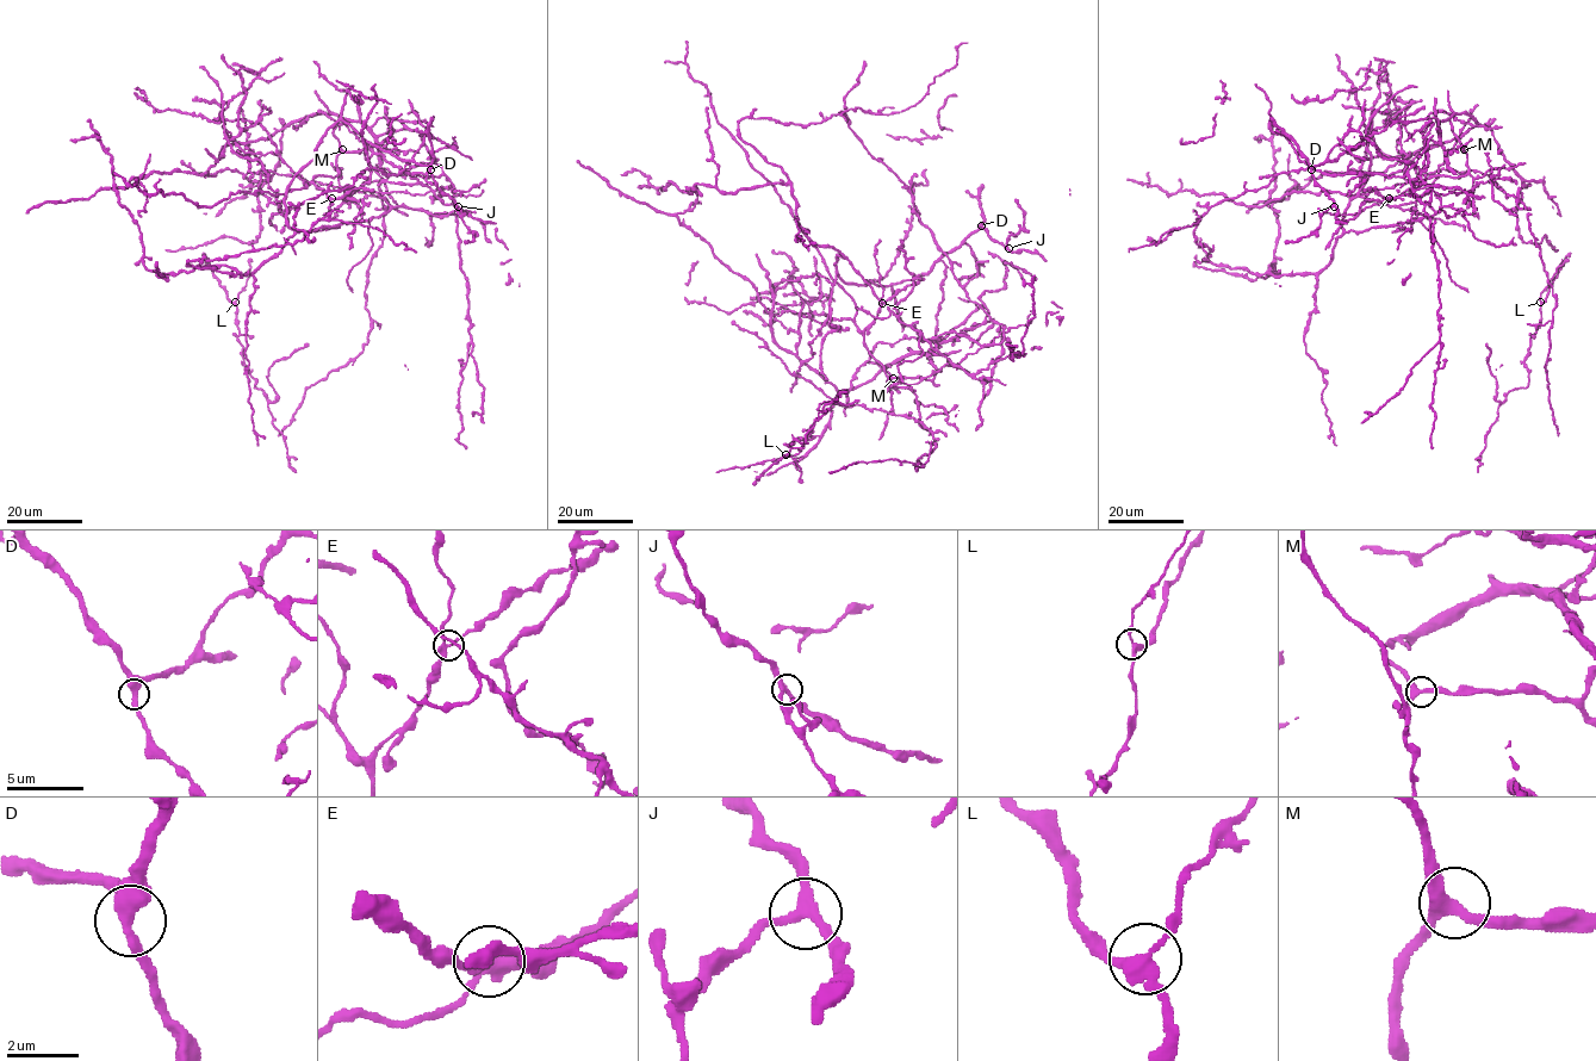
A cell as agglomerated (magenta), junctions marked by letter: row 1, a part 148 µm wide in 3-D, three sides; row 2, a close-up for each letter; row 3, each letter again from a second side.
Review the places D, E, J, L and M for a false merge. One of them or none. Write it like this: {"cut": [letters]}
{"cut": ["L"]}

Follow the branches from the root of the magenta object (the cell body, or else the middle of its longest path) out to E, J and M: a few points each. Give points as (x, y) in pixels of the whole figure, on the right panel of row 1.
E: (1457, 178), (1430, 177), (1389, 198)
J: (1457, 178), (1430, 177), (1361, 197), (1368, 175), (1370, 121), (1355, 148), (1312, 168), (1334, 206)
M: (1457, 178), (1469, 172), (1464, 149)

